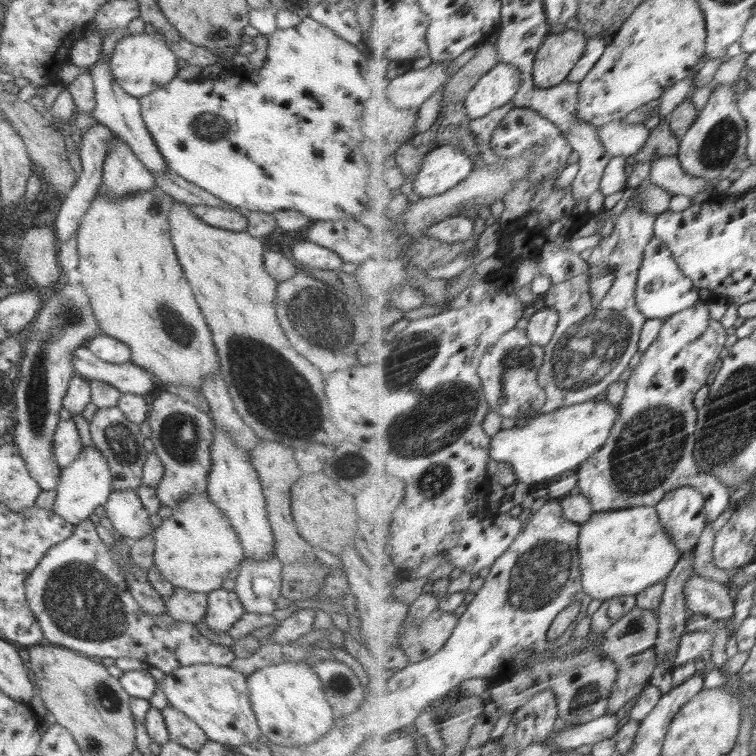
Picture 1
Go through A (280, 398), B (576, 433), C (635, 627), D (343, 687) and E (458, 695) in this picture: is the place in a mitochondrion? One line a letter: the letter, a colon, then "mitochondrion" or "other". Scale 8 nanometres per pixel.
A: mitochondrion
B: other
C: mitochondrion
D: mitochondrion
E: other

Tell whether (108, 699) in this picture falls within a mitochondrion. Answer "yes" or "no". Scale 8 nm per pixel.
yes

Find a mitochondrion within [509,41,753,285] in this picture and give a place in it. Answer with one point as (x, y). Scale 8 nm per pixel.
(721, 142)

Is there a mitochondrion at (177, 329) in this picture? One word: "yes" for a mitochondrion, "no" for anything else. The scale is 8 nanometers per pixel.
yes

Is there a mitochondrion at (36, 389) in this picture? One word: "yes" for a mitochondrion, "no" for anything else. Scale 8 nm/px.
yes

